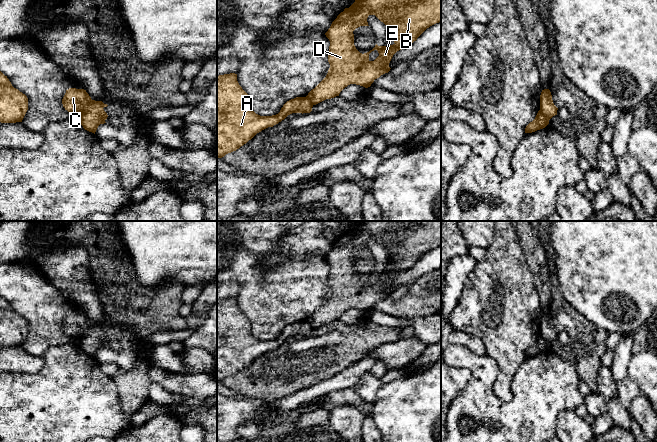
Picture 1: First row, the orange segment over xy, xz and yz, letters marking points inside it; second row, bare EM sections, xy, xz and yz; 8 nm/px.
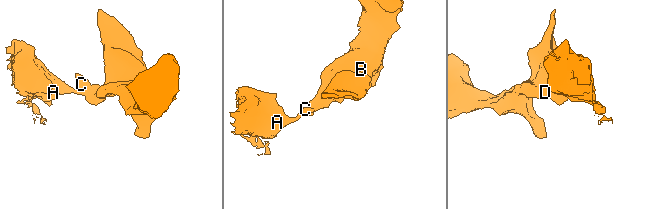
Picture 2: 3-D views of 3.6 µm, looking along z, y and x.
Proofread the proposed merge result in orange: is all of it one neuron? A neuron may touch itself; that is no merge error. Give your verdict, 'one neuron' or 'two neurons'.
two neurons

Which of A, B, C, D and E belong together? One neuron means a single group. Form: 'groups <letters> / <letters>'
groups A C / B D E

